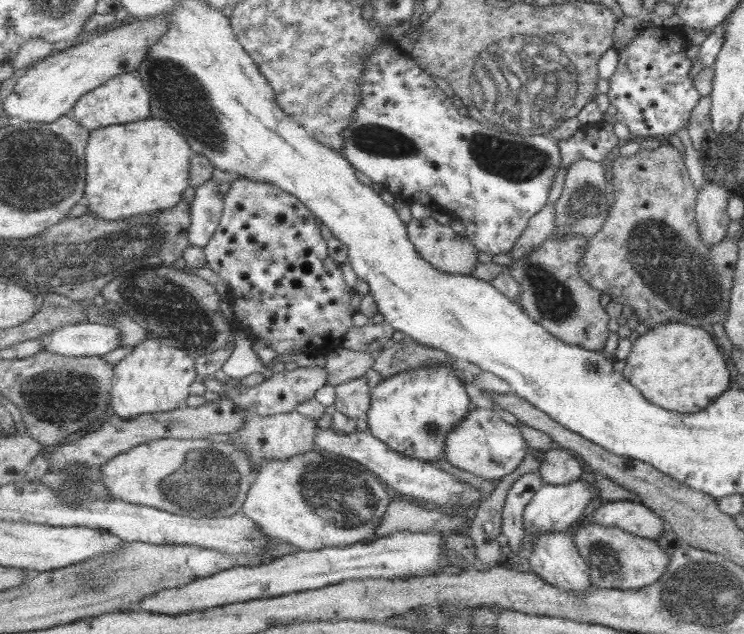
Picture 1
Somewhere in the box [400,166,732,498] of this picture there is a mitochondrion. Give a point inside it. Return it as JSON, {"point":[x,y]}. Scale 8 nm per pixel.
{"point":[669,265]}

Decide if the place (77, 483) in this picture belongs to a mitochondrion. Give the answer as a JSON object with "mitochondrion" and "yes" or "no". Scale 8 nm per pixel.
{"mitochondrion":"yes"}

